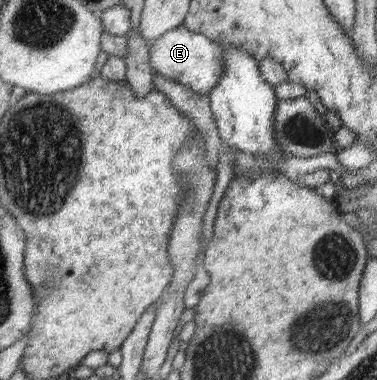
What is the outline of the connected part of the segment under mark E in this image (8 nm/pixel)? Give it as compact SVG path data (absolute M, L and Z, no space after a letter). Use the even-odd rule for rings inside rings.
M180 25L159 39L150 40L150 64L154 71L167 79L186 85L195 93L207 96L219 83L224 72L223 50L218 42L211 41L201 33L193 33Z

